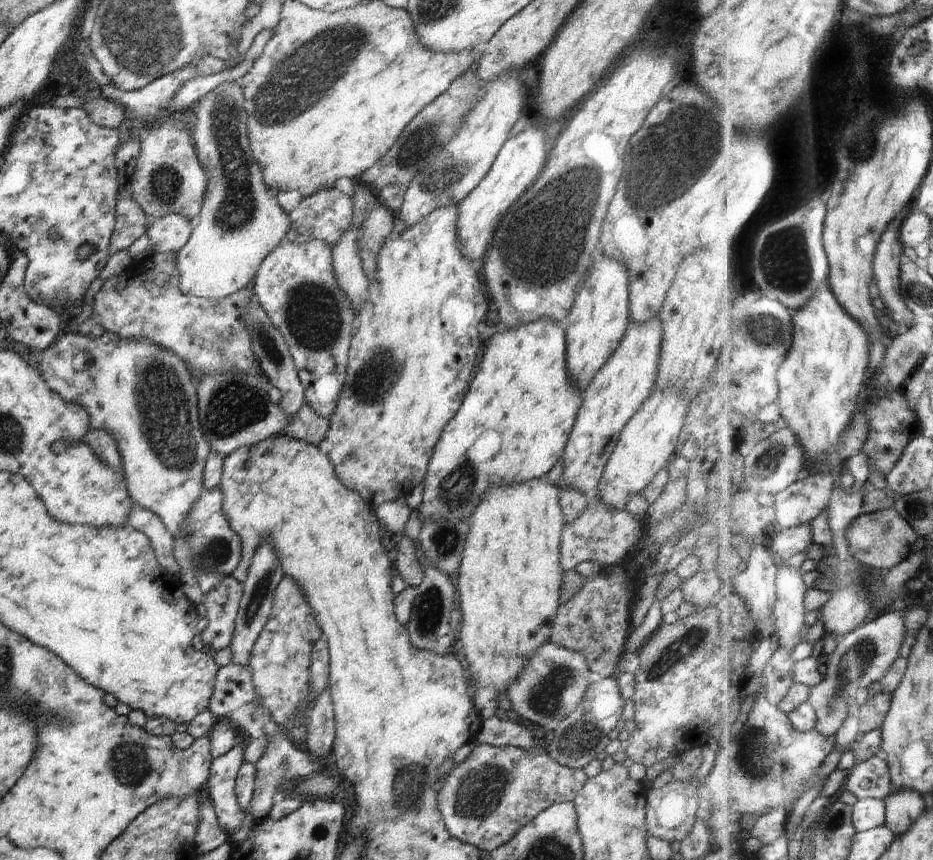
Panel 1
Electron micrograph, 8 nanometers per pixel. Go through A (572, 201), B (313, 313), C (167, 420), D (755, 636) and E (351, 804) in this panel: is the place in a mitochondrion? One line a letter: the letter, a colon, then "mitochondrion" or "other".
A: mitochondrion
B: mitochondrion
C: mitochondrion
D: other
E: other

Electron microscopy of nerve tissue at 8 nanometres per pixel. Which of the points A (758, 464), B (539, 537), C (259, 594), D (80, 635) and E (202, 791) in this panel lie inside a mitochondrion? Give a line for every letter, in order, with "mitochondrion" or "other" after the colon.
A: mitochondrion
B: other
C: mitochondrion
D: other
E: other

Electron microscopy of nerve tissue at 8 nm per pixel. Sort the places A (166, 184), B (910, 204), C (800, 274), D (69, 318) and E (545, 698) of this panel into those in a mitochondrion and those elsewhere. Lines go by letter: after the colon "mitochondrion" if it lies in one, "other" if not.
A: mitochondrion
B: other
C: mitochondrion
D: other
E: mitochondrion

